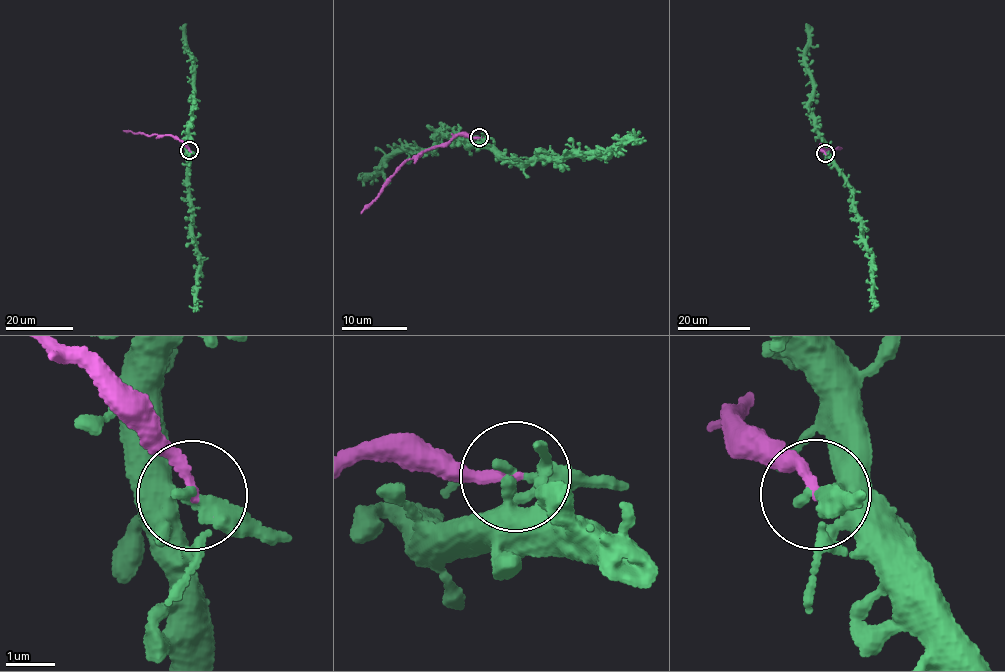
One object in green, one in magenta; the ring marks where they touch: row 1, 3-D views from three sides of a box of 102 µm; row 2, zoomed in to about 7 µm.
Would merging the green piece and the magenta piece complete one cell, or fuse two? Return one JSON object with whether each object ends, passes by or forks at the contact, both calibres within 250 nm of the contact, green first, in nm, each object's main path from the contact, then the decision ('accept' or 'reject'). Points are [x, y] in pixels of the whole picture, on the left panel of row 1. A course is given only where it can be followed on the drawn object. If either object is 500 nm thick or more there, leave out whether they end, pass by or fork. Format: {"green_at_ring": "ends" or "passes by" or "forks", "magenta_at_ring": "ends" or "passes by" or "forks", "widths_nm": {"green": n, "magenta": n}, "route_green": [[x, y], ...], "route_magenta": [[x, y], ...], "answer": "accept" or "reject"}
{"green_at_ring": "forks", "magenta_at_ring": "ends", "widths_nm": {"green": 200, "magenta": 190}, "route_green": [[189, 150], [187, 169], [192, 242], [199, 265], [193, 311]], "route_magenta": [[189, 150], [182, 141], [168, 135], [123, 131]], "answer": "reject"}

